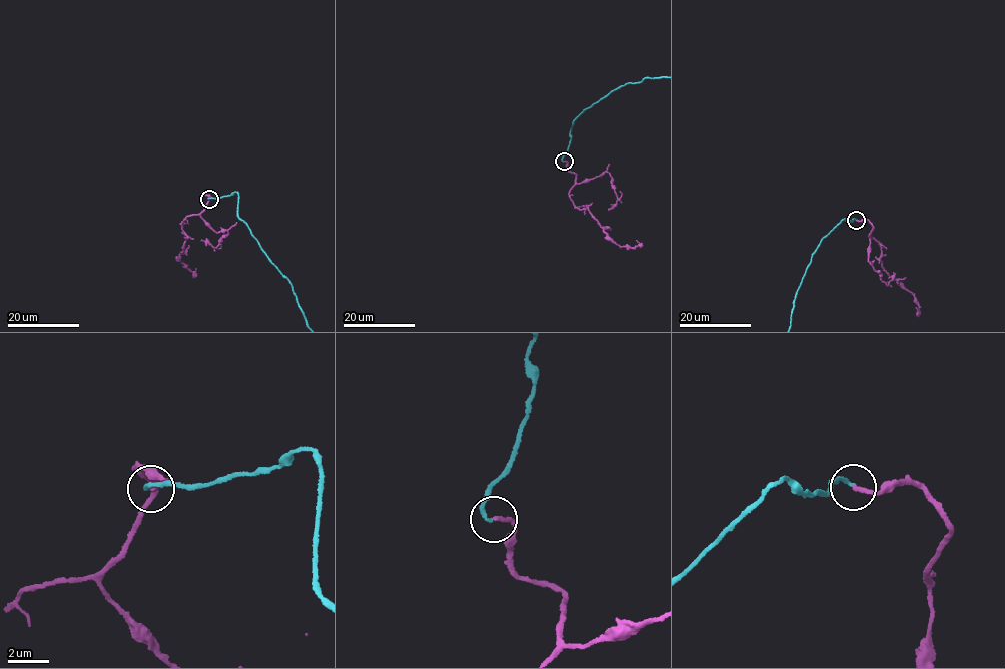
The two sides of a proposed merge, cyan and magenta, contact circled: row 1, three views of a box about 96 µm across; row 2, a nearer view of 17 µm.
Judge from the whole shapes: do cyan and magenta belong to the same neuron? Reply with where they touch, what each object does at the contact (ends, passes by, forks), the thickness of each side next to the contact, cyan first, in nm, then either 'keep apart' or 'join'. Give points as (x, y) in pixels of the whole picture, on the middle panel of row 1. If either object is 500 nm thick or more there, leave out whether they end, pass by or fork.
(564, 161) | cyan ends | magenta ends | 190/200 nm | join

